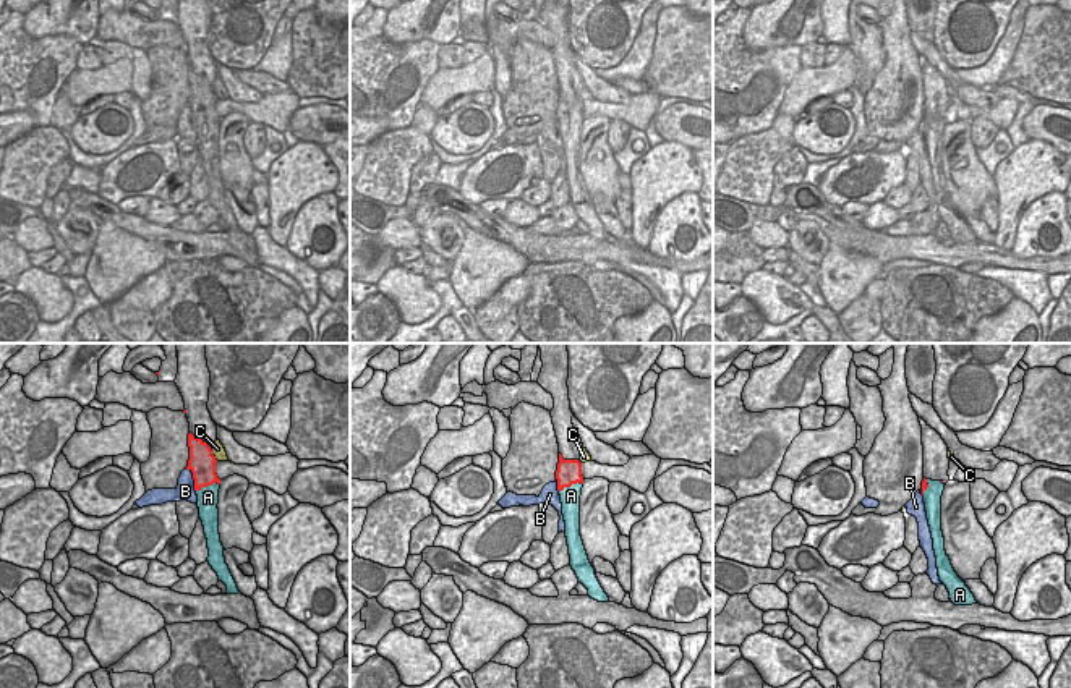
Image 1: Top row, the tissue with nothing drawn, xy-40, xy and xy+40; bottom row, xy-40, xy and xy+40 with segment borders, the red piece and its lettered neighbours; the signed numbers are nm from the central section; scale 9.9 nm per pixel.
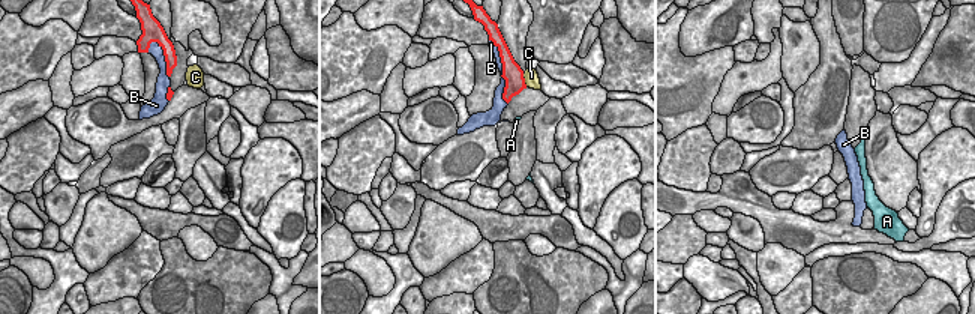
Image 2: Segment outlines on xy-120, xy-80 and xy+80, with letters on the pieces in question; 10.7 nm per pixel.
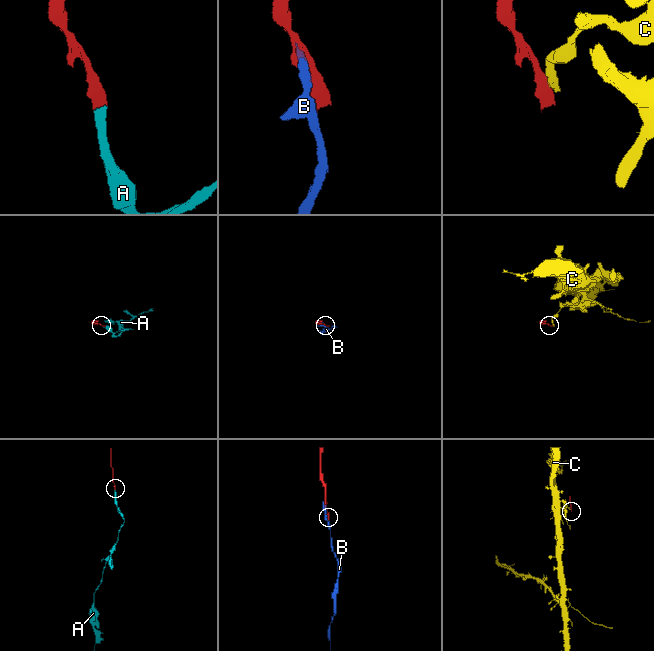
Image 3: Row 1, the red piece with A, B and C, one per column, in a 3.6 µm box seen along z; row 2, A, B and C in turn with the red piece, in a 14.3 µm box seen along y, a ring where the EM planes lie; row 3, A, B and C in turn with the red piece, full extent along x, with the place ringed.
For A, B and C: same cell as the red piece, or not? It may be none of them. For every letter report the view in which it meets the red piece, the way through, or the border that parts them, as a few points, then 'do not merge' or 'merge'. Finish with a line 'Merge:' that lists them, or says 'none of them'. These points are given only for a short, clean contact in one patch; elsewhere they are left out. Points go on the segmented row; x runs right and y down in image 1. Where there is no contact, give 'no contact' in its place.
A: xy-40 | across xy-40 (201, 462), (208, 484), (208, 497) | merge
B: xy-40 | do not merge
C: xy-40 | along xy-40 (209, 449), (217, 460) | do not merge
Merge: A

